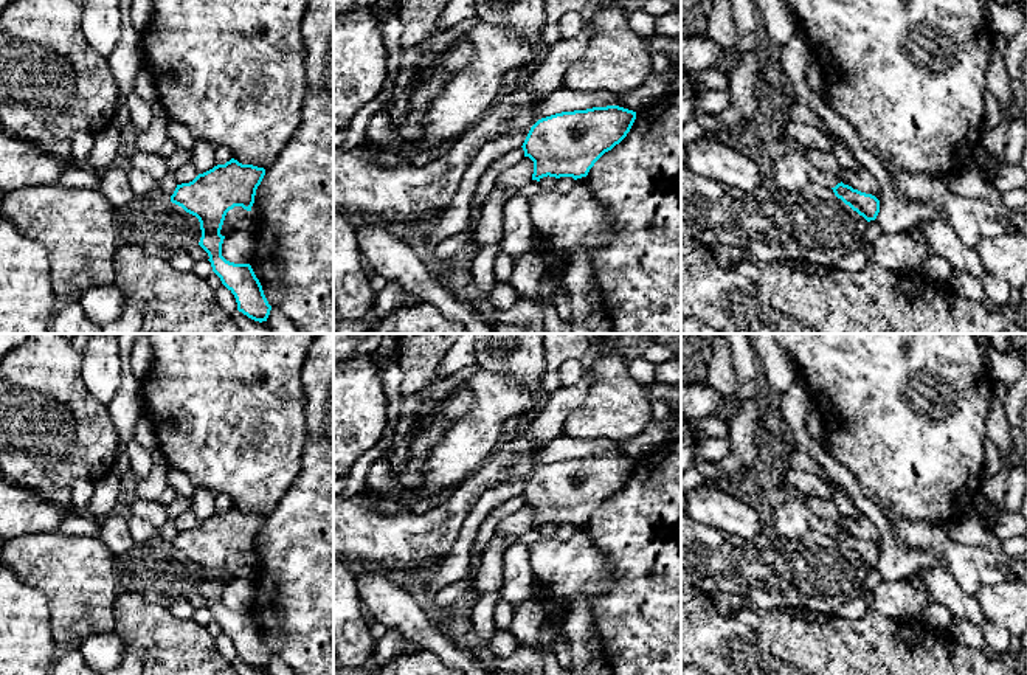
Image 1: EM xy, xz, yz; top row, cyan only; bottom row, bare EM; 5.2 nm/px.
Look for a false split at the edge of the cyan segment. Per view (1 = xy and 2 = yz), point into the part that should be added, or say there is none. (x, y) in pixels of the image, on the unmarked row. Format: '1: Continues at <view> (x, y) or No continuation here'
1: No continuation here
2: No continuation here

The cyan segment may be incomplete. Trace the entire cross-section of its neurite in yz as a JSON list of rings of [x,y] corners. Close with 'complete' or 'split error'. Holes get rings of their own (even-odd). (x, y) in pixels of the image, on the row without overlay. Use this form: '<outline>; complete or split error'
[[[842,529],[832,537],[838,546],[863,563],[867,569],[877,566],[880,560],[880,548],[875,543],[853,537]]]; complete

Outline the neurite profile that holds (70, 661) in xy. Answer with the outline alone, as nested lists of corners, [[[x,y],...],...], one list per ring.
[[[78,647],[61,650],[59,658],[51,666],[51,675],[99,675],[84,659]]]

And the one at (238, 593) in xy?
[[[253,579],[230,580],[222,591],[222,604],[234,611],[250,611],[250,604],[253,597],[254,597]]]

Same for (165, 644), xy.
[[[118,591],[113,604],[115,633],[127,653],[143,663],[141,675],[237,675],[216,649],[214,638],[194,619],[178,619],[169,608],[147,602],[138,593]]]

